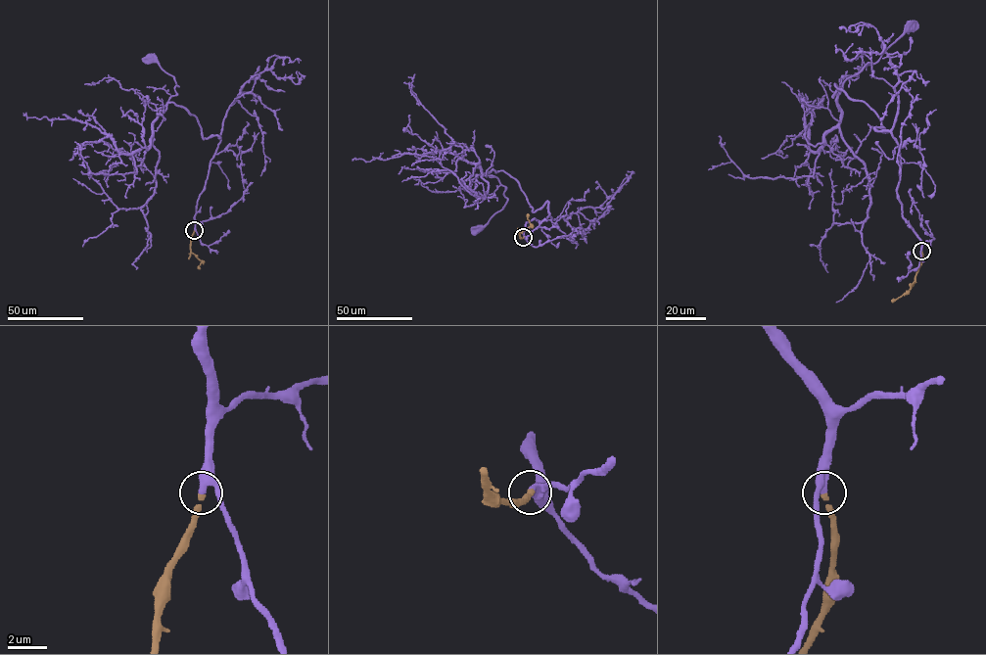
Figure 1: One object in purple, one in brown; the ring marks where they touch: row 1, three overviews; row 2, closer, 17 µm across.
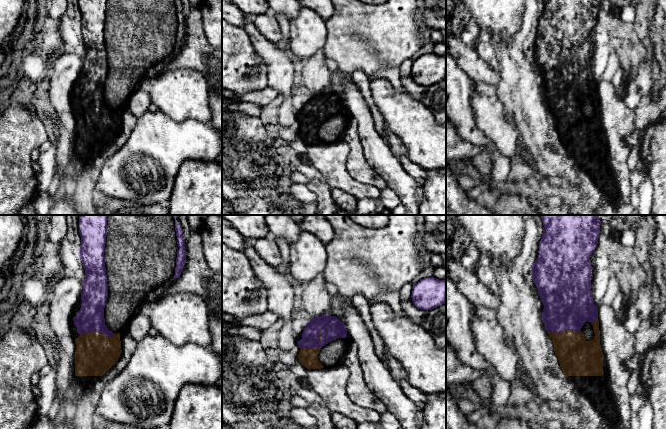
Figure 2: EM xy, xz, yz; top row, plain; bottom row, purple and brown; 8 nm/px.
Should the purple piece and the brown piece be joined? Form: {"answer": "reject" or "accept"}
{"answer": "accept"}

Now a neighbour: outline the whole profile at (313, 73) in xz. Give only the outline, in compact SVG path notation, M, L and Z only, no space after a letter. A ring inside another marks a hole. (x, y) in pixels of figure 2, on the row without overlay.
M322 50L303 60L298 67L298 84L305 86L313 94L325 91L331 85L333 72L328 68Z

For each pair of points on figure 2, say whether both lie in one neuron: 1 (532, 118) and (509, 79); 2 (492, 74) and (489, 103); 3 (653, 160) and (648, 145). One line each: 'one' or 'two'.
1: one
2: two
3: one

